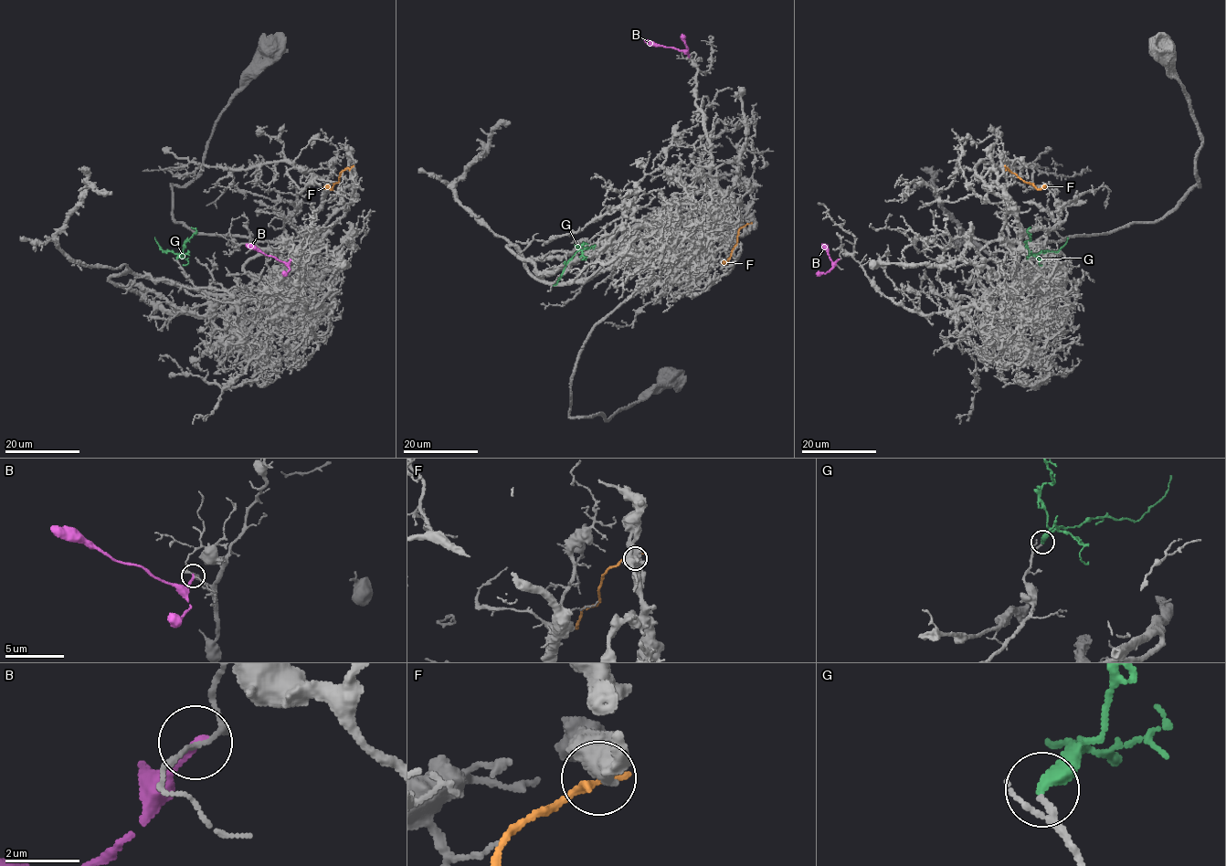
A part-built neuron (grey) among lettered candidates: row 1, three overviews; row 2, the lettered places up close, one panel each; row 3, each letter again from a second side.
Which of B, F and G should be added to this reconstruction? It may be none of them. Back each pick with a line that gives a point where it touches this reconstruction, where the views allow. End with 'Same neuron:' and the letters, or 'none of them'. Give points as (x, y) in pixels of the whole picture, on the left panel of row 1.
G: meets grey at (176, 258)
Same neuron: G

